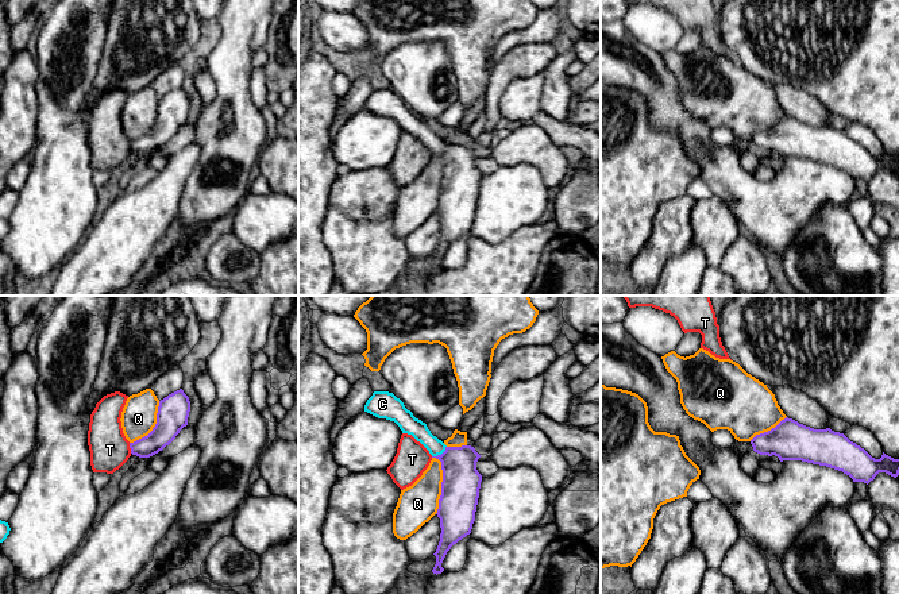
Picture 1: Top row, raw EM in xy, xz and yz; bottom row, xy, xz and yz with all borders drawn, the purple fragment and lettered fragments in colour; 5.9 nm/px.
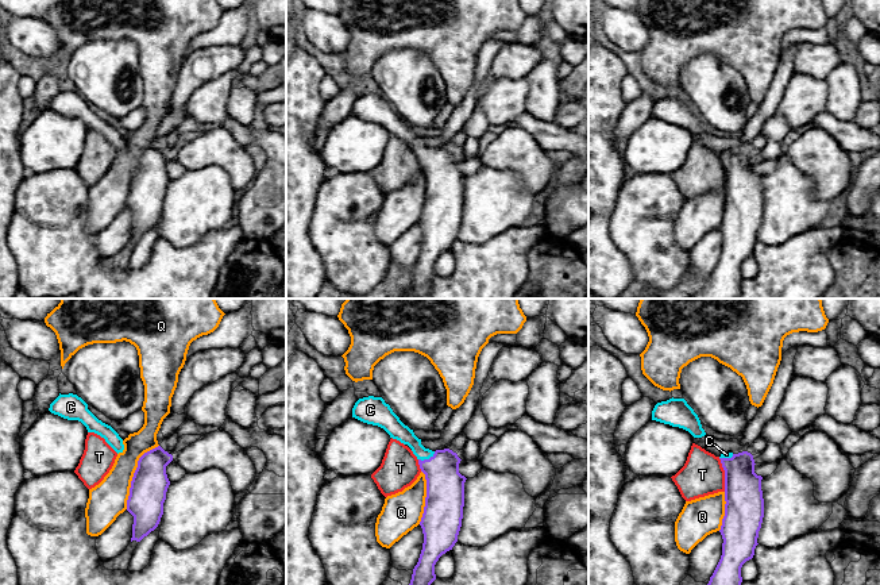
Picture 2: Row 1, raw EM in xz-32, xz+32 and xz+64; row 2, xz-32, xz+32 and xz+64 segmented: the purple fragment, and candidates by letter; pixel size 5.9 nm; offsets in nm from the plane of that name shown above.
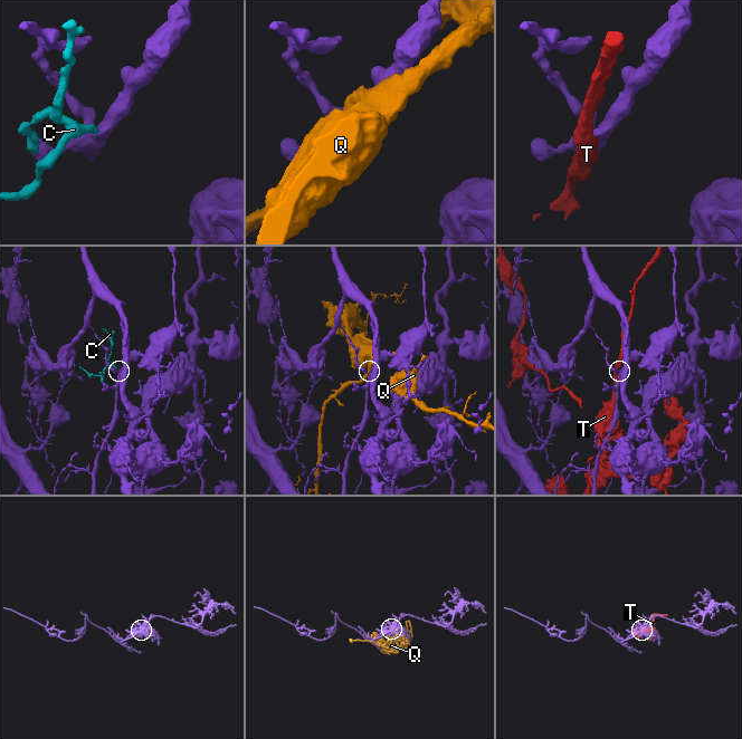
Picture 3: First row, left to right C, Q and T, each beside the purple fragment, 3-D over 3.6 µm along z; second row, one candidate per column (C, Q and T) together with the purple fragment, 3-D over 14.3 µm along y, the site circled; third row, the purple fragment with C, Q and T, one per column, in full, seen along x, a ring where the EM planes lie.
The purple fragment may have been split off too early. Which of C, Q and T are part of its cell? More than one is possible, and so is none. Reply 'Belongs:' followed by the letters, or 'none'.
Belongs: C

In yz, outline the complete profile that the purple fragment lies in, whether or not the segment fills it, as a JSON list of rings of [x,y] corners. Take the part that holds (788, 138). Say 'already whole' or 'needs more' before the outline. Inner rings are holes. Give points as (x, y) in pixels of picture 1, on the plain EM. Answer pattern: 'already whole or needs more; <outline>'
already whole; [[[788,115],[771,128],[756,132],[751,142],[760,153],[775,153],[780,159],[802,158],[826,163],[842,169],[853,180],[868,182],[879,170],[894,176],[899,173],[899,157],[884,150],[875,157],[844,131],[830,126],[814,127]]]

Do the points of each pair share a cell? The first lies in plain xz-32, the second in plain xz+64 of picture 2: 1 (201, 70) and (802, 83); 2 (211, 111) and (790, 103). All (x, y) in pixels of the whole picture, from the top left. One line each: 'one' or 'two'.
1: two
2: one

